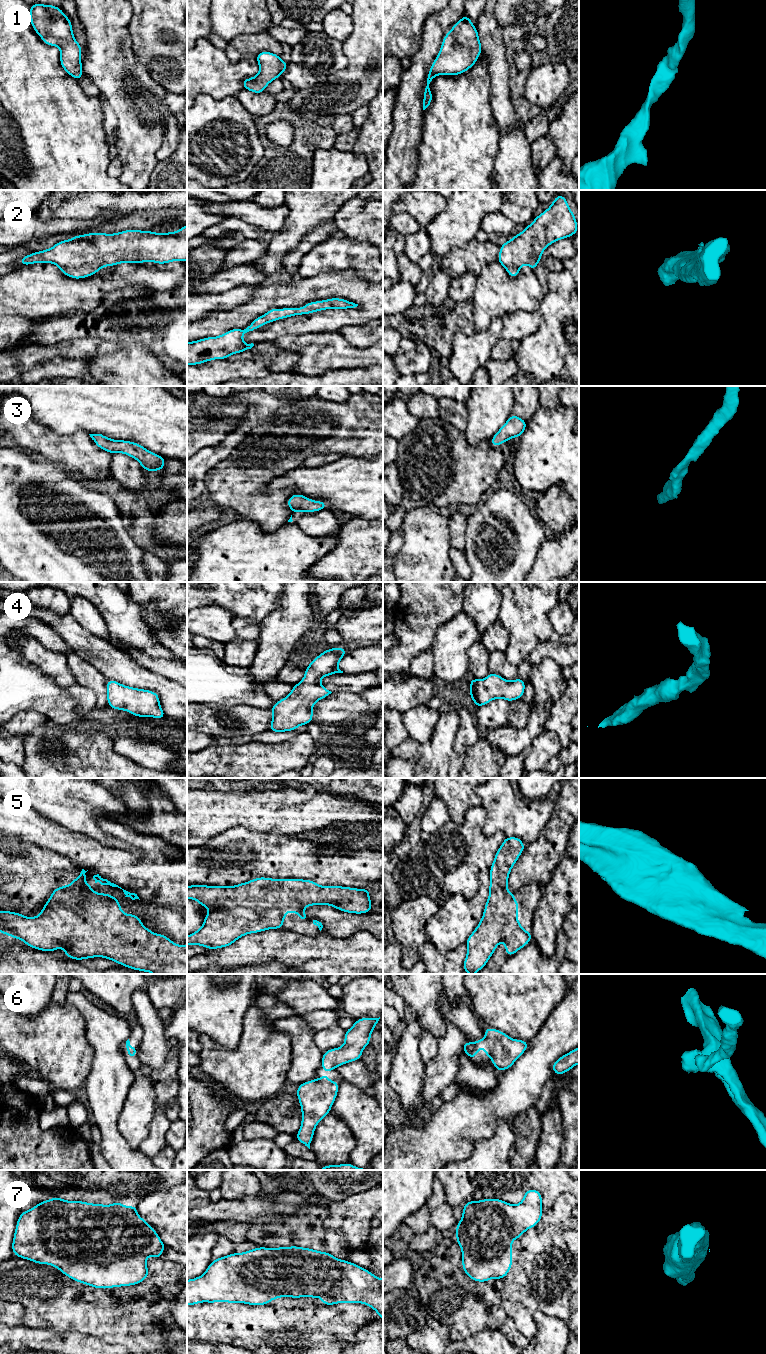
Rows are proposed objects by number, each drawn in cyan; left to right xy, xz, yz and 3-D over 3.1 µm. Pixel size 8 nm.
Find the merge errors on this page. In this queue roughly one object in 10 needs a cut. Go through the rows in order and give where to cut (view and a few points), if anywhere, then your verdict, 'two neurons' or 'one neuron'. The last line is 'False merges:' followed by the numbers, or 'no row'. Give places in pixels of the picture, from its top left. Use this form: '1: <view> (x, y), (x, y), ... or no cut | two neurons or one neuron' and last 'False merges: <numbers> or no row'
1: no cut | one neuron
2: no cut | one neuron
3: no cut | one neuron
4: no cut | one neuron
5: no cut | one neuron
6: no cut | one neuron
7: no cut | one neuron
False merges: no row

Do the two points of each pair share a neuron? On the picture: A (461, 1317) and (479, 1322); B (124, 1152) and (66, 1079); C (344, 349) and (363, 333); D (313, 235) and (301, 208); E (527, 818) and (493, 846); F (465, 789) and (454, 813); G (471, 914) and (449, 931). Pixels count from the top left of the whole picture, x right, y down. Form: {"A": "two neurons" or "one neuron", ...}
{"A": "one neuron", "B": "two neurons", "C": "two neurons", "D": "two neurons", "E": "two neurons", "F": "one neuron", "G": "one neuron"}

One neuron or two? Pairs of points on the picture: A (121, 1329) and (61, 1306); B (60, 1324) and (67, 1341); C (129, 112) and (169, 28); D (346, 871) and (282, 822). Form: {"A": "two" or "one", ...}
{"A": "one", "B": "two", "C": "two", "D": "two"}

